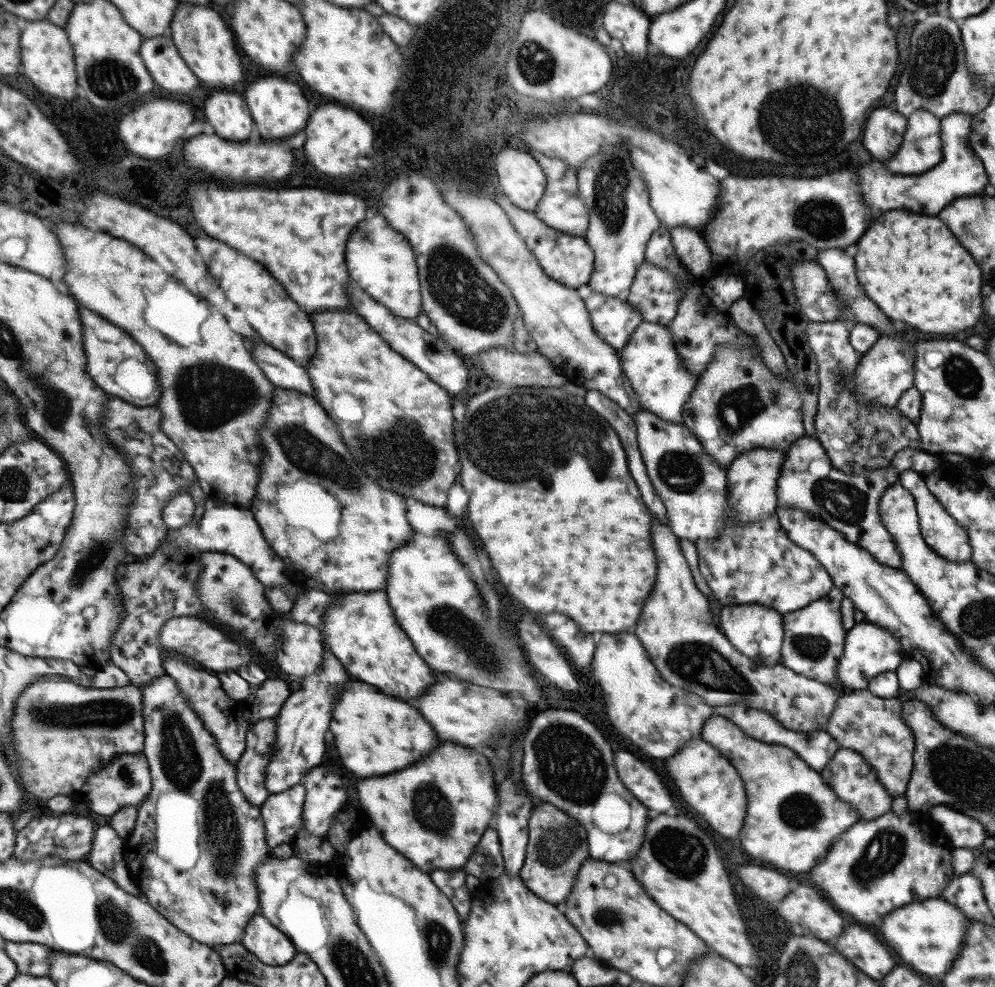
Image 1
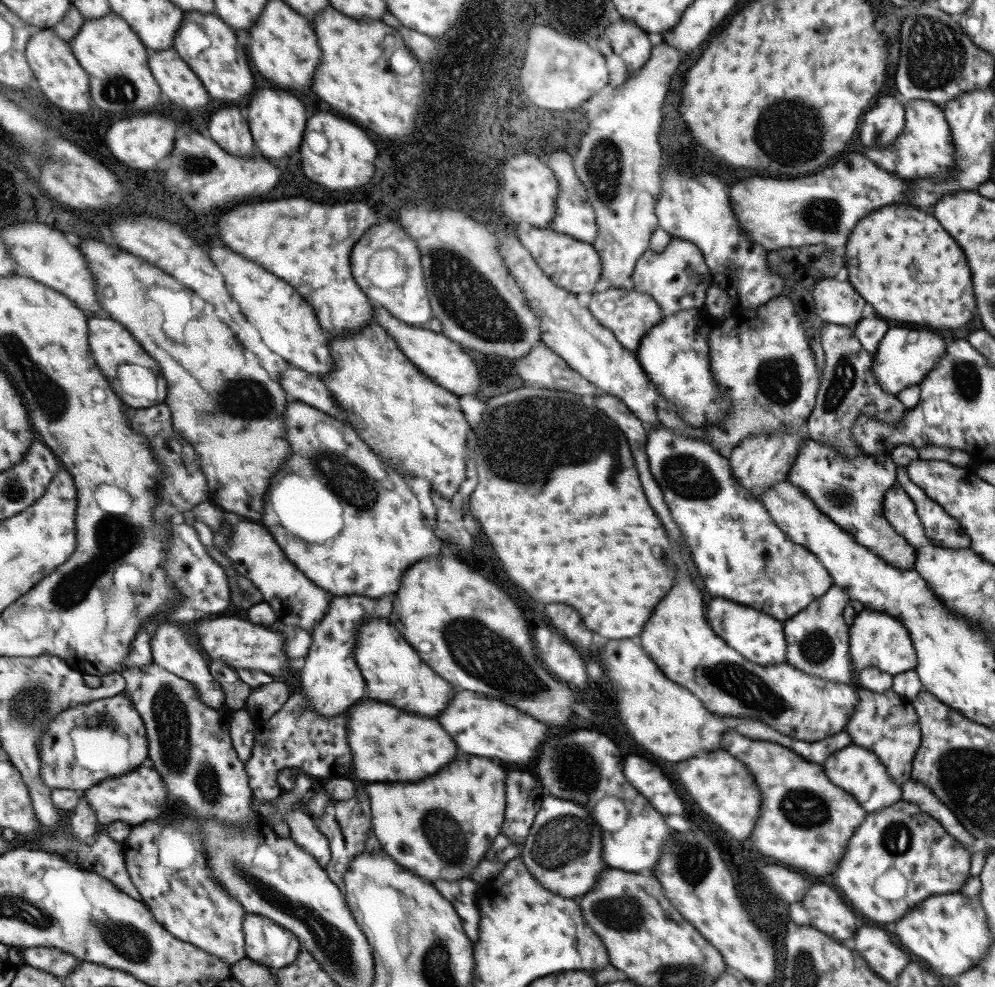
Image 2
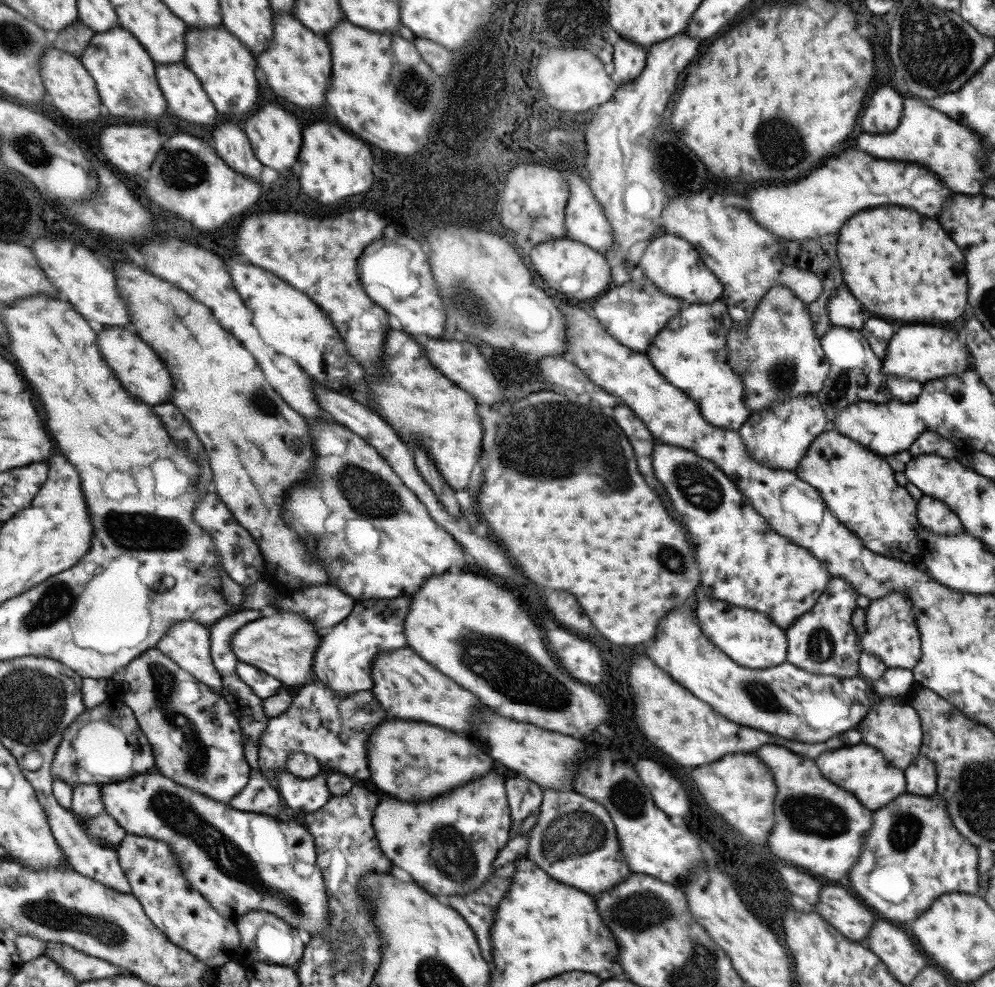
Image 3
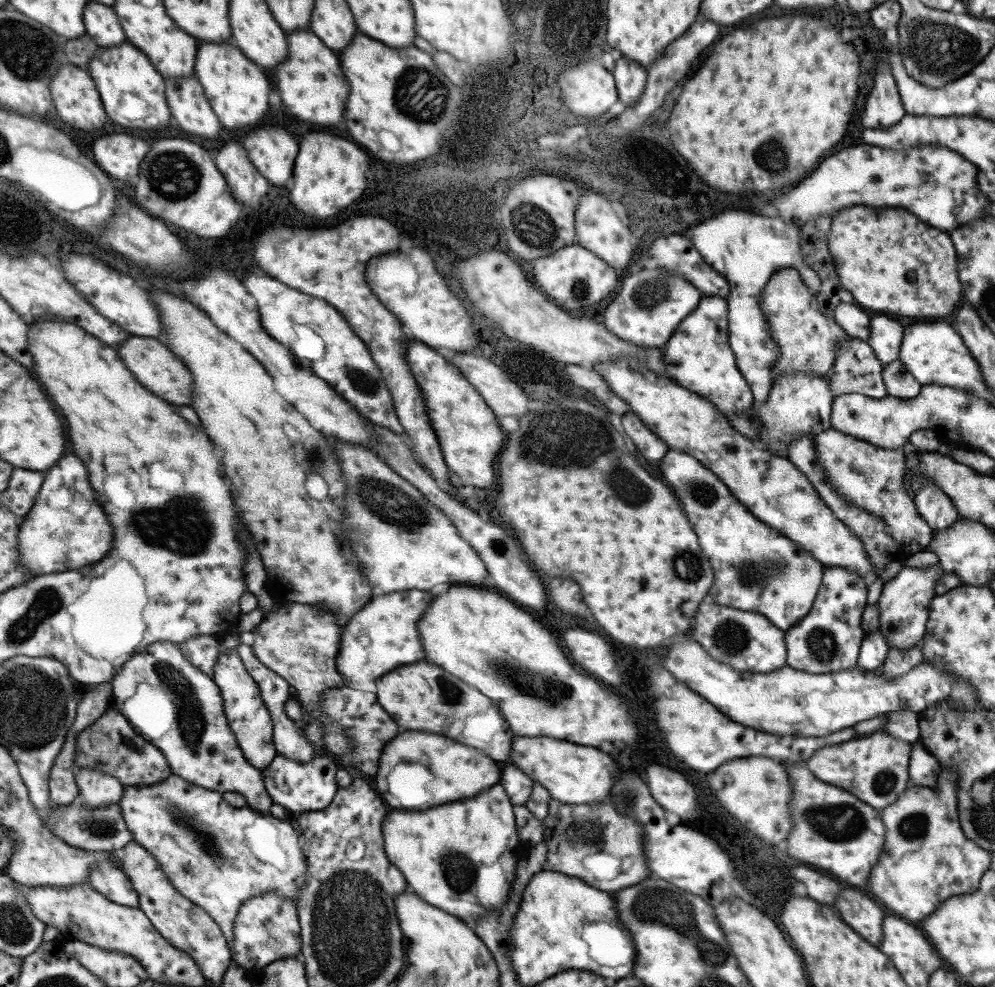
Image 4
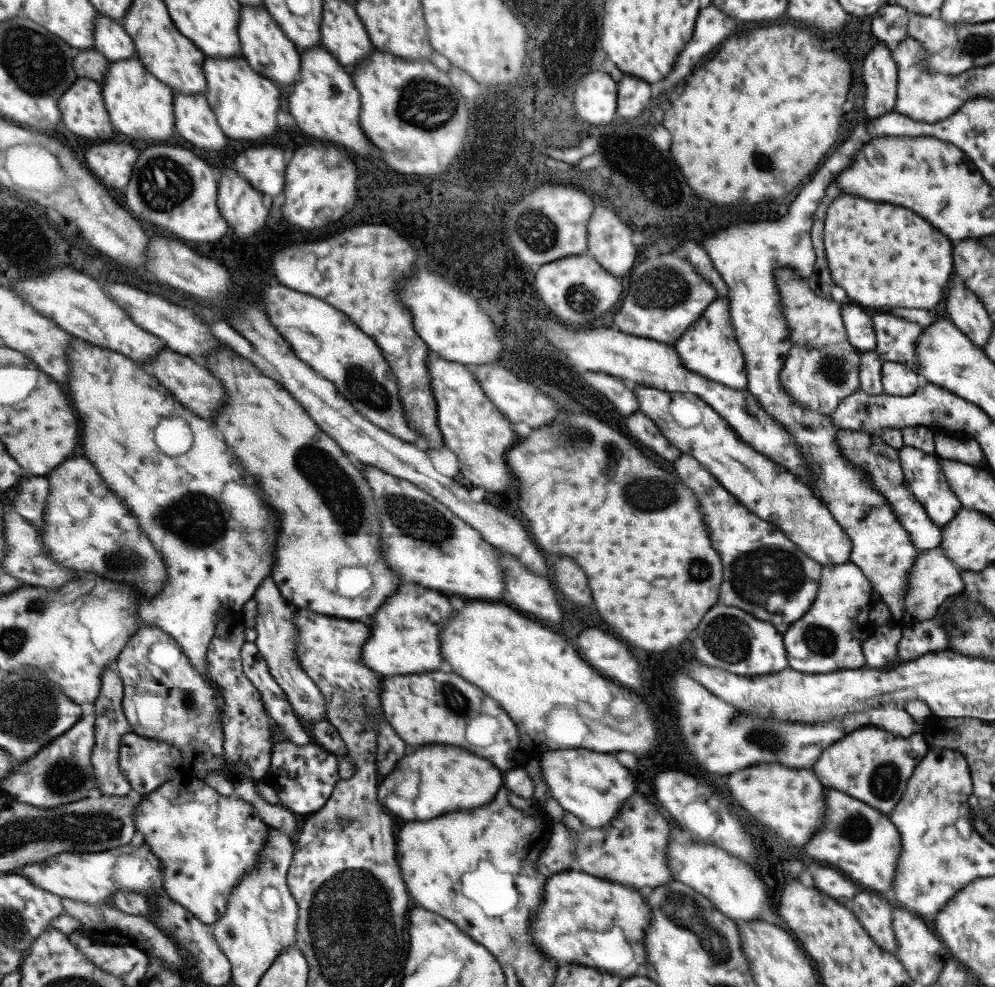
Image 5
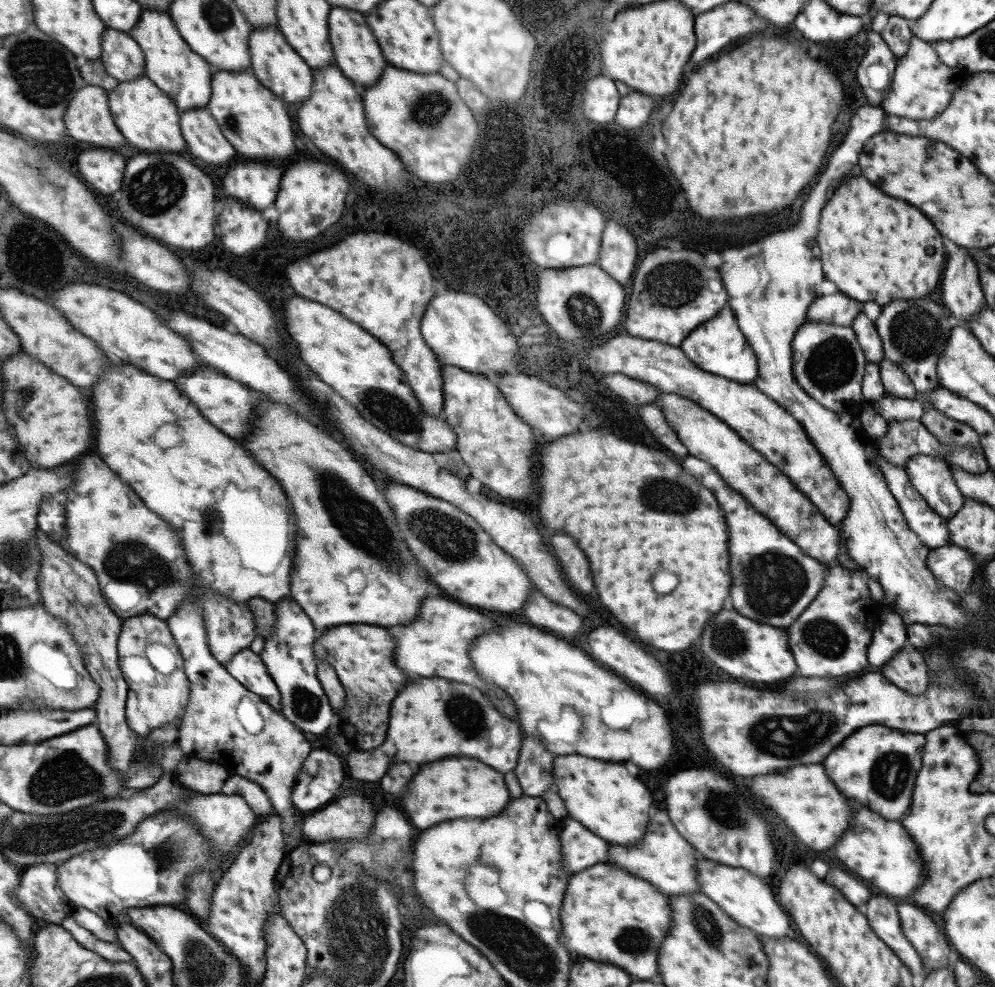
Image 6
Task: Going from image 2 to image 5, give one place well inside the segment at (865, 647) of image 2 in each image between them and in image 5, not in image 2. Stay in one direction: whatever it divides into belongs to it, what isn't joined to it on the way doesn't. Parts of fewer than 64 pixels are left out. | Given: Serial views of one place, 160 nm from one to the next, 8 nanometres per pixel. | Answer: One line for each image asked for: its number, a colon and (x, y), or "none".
3: (890, 634)
4: (902, 607)
5: (933, 578)

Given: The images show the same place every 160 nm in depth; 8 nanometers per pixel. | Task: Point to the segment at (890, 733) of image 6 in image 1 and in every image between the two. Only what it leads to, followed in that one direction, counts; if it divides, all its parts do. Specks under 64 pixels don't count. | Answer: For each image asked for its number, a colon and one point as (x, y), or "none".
1: (847, 774)
2: (856, 770)
3: (862, 770)
4: (873, 768)
5: (872, 765)

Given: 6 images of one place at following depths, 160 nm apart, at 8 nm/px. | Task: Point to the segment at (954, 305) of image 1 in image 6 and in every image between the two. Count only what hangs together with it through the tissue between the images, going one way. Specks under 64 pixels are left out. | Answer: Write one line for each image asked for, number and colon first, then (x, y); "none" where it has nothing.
2: (900, 260)
3: (898, 264)
4: (890, 262)
5: (881, 255)
6: (874, 249)

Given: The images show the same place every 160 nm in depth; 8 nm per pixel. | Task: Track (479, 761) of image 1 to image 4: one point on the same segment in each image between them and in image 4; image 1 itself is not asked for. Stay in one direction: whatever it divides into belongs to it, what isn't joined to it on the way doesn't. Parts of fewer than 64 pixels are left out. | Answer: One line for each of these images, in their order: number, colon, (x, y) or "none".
2: (441, 827)
3: (448, 845)
4: (440, 850)

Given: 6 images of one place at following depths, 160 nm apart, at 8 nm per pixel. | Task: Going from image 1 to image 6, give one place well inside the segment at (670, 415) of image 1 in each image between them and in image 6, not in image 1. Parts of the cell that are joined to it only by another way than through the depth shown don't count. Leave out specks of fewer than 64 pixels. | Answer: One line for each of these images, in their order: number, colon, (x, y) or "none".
2: (673, 354)
3: (689, 352)
4: (697, 357)
5: (707, 348)
6: (717, 346)

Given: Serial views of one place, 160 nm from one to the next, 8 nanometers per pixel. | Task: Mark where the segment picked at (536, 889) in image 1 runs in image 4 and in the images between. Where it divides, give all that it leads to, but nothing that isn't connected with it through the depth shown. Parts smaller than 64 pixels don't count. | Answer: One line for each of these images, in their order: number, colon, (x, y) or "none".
2: (562, 850)
3: (573, 840)
4: (594, 843)

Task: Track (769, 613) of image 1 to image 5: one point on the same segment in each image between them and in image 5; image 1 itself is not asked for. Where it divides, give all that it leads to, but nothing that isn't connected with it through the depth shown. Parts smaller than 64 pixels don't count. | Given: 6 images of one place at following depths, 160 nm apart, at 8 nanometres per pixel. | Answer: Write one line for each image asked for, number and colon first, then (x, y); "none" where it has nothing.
2: (756, 636)
3: (751, 639)
4: (746, 641)
5: (727, 637)

